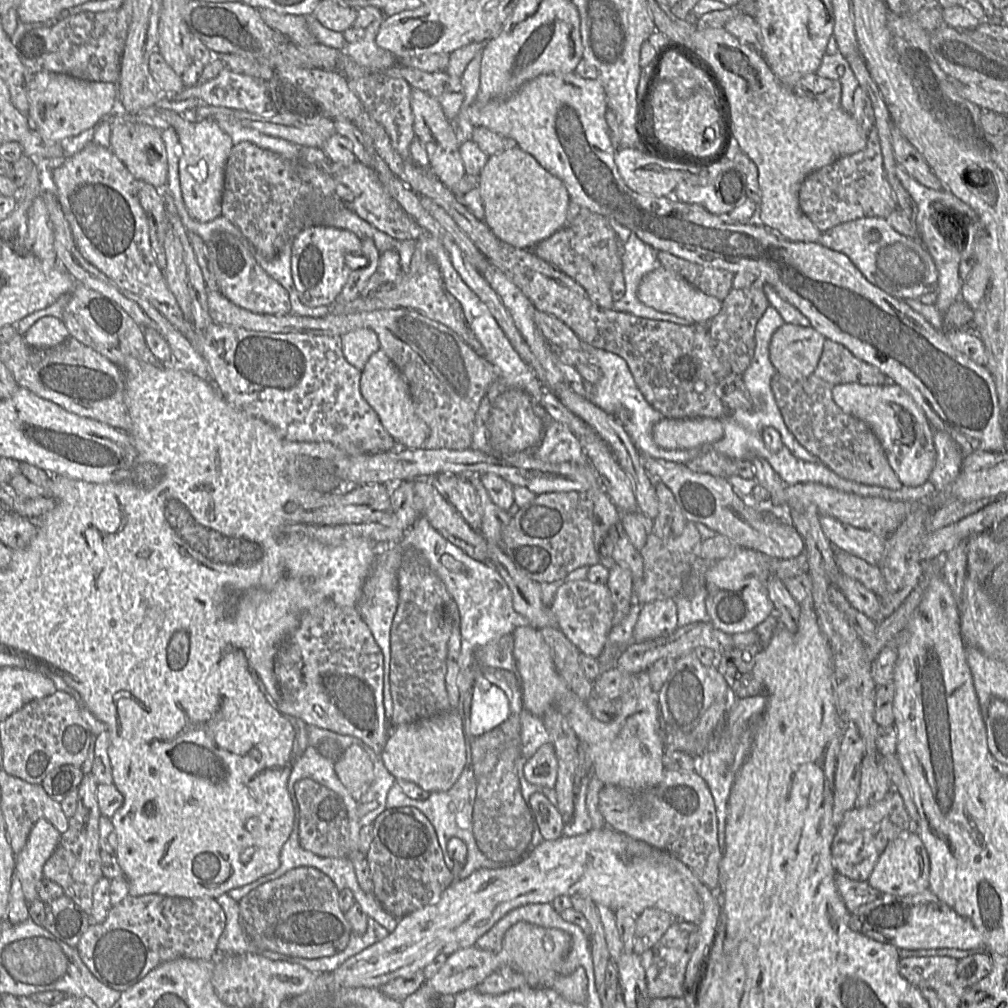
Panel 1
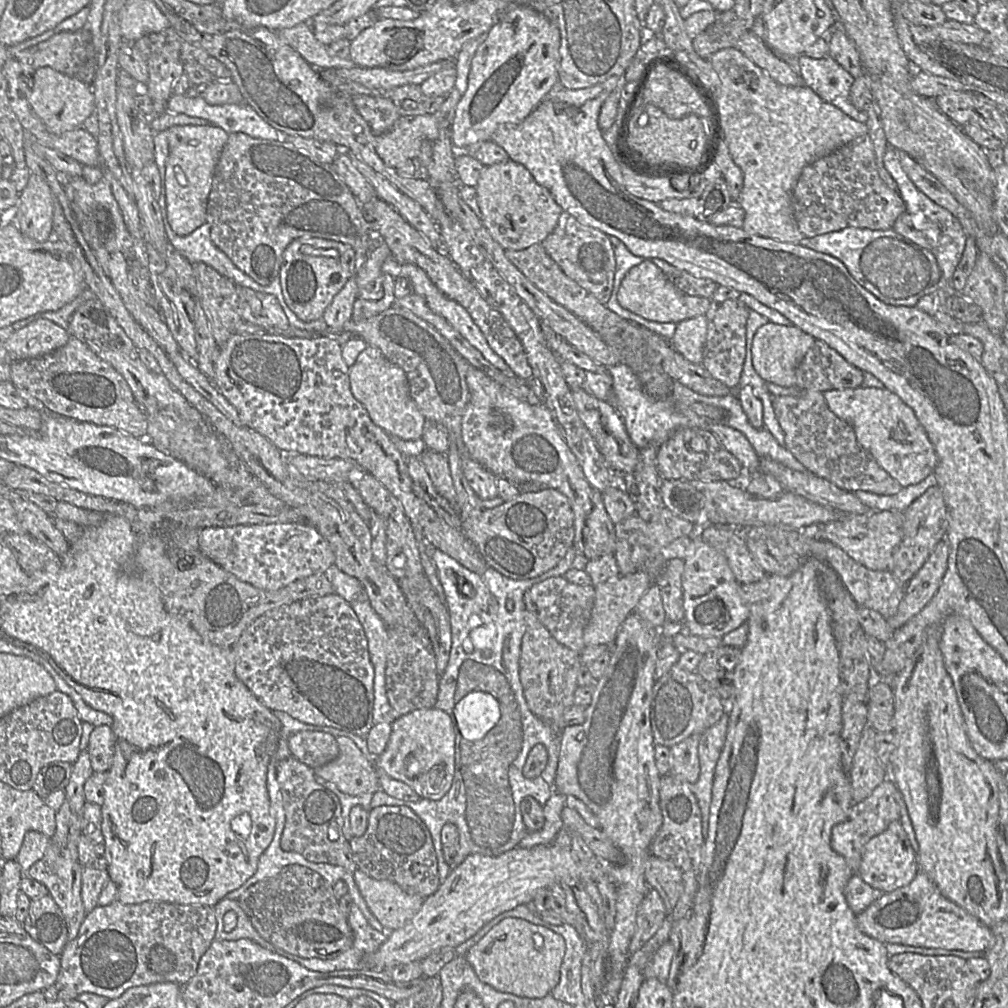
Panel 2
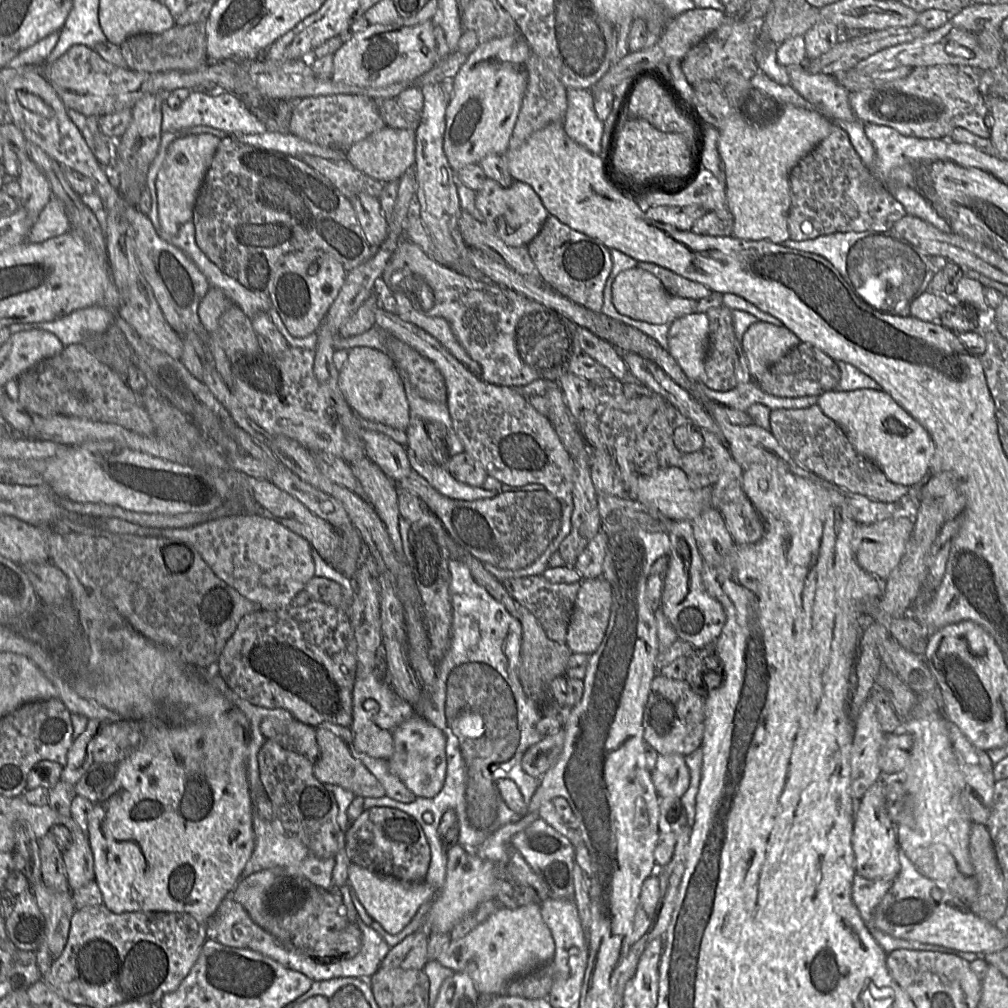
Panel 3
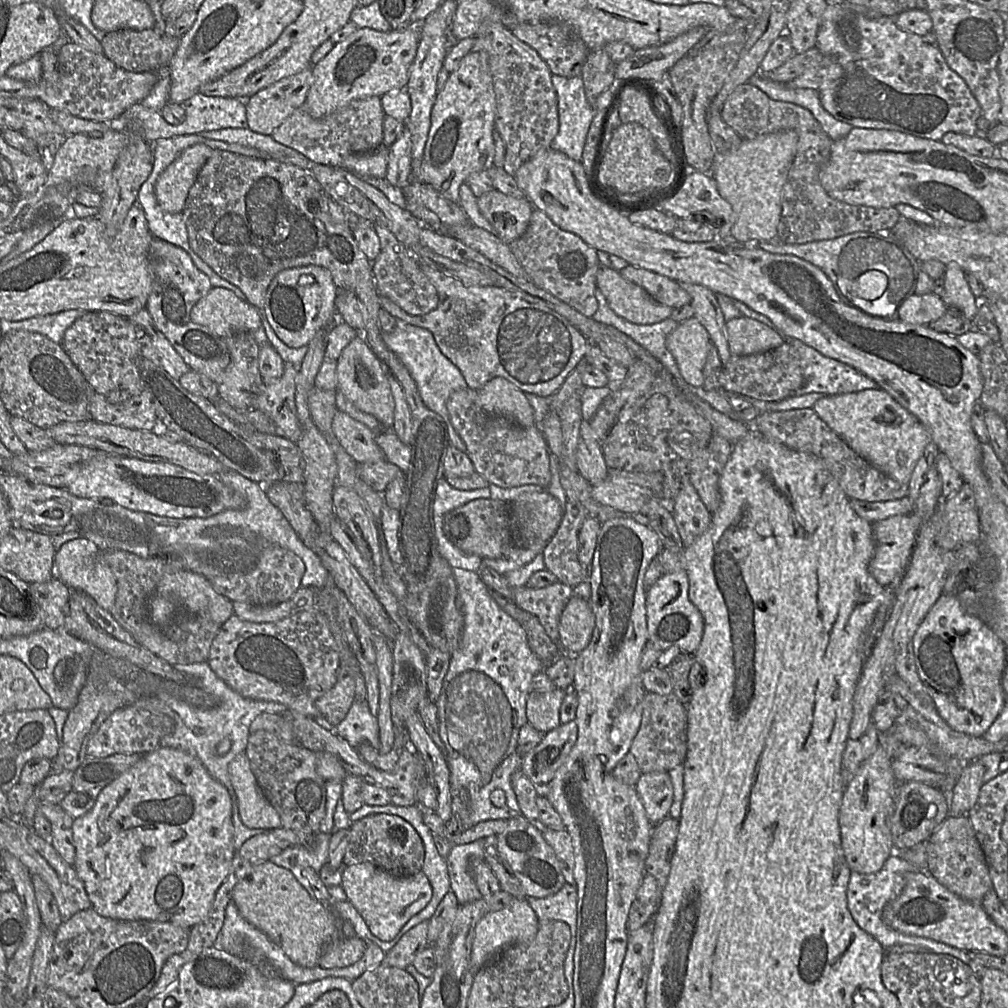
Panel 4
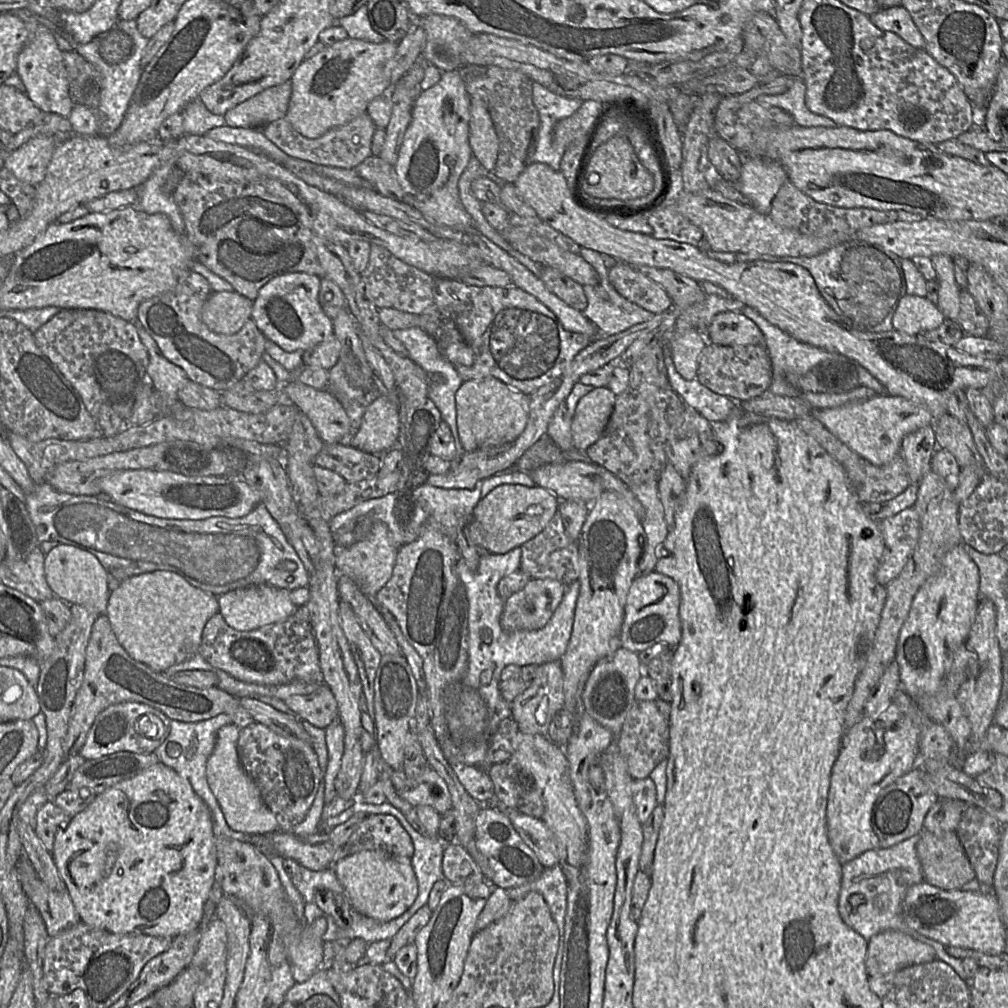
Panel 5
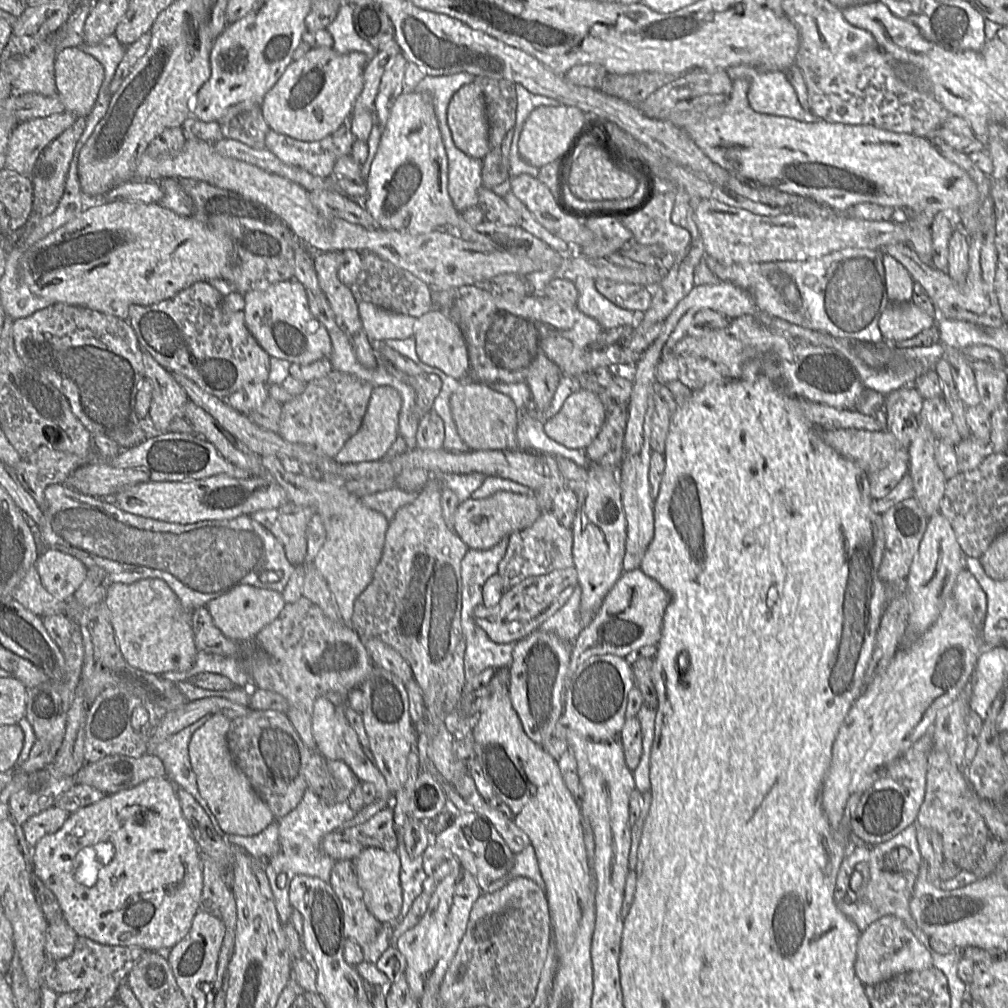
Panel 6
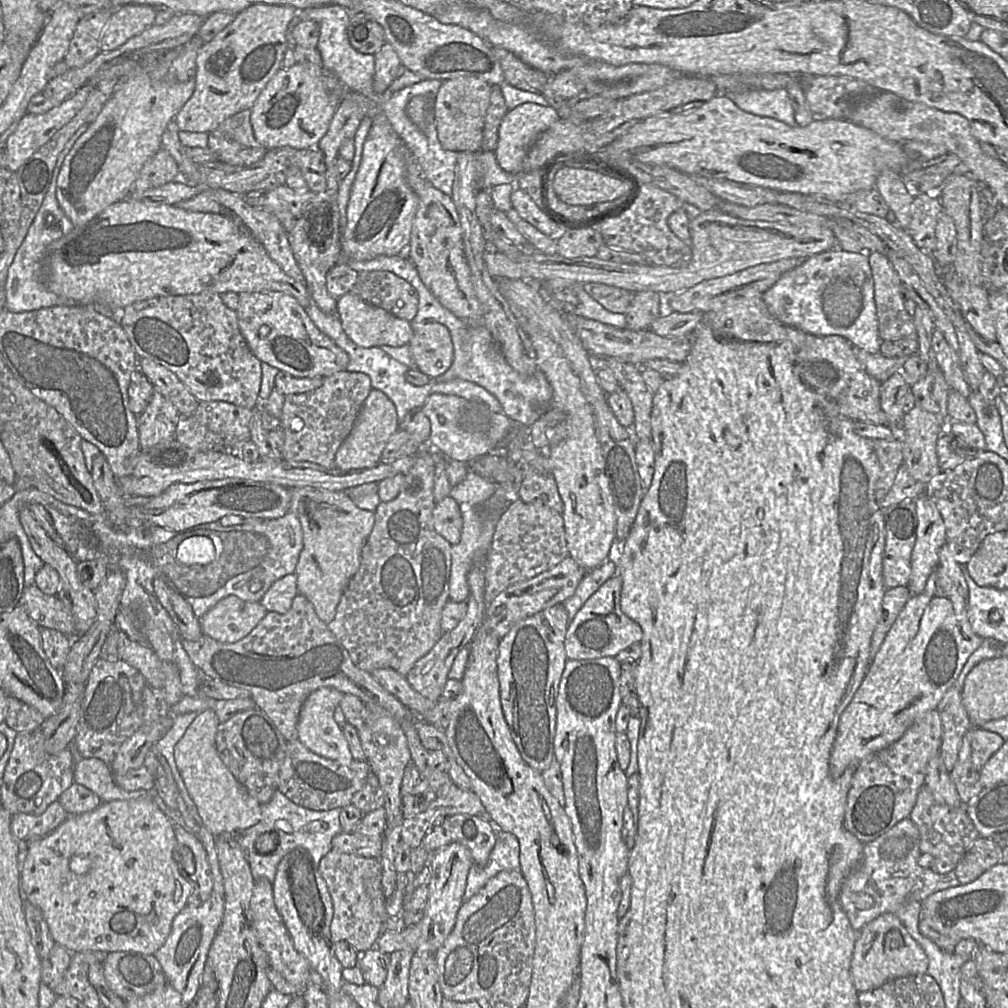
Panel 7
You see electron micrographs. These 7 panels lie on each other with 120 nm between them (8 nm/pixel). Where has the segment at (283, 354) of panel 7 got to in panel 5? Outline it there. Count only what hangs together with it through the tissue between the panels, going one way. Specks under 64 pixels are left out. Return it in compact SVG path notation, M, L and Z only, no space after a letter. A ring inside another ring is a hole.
M294 272L277 276L264 285L253 302L252 319L264 337L286 352L307 351L333 334L332 320L324 313L319 301L321 278L304 272Z

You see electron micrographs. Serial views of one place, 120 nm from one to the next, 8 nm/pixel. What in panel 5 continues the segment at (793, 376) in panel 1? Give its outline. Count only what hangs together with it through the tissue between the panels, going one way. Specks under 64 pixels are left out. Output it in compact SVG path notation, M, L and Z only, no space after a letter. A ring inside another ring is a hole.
M726 311L715 315L703 331L708 343L720 346L763 345L758 326L741 312Z

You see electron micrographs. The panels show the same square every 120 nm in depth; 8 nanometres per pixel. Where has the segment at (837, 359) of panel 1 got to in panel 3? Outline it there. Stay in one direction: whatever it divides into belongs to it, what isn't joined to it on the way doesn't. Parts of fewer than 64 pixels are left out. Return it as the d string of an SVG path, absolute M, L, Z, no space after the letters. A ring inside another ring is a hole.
M801 342L779 361L769 367L758 379L753 379L766 393L783 398L820 396L834 391L839 380L837 362L815 346Z

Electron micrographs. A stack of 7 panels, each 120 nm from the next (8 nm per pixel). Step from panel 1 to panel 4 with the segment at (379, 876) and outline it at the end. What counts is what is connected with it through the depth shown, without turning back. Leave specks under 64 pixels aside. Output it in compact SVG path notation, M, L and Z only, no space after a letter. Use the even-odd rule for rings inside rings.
M373 813L351 821L349 841L343 864L368 862L396 877L411 876L422 870L424 846L414 827L404 818L391 813Z

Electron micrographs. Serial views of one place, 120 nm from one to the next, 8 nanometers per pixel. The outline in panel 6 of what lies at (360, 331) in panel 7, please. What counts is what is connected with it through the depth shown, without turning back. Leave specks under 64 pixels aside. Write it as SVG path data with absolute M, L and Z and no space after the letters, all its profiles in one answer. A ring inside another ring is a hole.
M358 301L363 328L373 343L413 336L417 318Z

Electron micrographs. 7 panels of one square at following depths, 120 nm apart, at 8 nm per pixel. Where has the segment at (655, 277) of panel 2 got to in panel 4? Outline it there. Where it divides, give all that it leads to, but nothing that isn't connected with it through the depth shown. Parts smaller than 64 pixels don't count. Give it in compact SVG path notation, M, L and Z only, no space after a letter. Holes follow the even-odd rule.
M600 266L595 281L612 310L630 322L655 324L670 318L674 311L656 301L642 287L624 279L617 270Z

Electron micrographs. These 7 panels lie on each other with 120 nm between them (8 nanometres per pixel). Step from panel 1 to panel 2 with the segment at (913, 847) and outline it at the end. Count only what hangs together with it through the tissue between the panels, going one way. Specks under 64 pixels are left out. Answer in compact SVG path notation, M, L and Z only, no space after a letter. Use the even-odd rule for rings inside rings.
M893 821L885 831L866 843L857 874L871 887L887 893L908 885L918 872L917 854L908 835L899 821Z

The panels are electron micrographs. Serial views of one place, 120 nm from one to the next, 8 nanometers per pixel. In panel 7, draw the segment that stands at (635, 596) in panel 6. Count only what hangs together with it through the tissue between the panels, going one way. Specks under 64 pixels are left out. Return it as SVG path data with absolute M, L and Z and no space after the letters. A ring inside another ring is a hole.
M619 575L609 578L592 594L570 620L565 635L565 652L568 660L588 660L615 657L620 651L640 643L643 631L639 624L626 616L620 608L622 580Z

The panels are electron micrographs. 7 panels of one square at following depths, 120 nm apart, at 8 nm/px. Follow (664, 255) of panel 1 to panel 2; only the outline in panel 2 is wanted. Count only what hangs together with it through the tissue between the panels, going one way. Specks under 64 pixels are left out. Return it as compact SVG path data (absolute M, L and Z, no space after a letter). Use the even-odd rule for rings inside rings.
M657 258L648 260L653 262L677 289L690 296L711 299L719 287L718 284L709 279L697 278L686 271L677 269L664 260Z

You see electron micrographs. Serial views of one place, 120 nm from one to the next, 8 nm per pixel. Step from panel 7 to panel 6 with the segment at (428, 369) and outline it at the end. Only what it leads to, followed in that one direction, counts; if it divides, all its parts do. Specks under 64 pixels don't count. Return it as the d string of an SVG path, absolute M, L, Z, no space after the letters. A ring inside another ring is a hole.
M432 309L416 320L413 336L417 355L423 363L436 367L455 379L468 376L470 370L468 347L459 326L450 316L438 309Z

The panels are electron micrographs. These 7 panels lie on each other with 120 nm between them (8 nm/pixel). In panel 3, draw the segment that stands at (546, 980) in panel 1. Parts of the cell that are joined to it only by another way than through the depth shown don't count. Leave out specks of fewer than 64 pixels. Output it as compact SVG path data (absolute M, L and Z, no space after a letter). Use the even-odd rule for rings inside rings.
M530 903L518 908L499 908L466 936L451 940L436 961L470 975L479 994L504 994L510 981L551 961L555 948L552 933L542 919L540 904Z

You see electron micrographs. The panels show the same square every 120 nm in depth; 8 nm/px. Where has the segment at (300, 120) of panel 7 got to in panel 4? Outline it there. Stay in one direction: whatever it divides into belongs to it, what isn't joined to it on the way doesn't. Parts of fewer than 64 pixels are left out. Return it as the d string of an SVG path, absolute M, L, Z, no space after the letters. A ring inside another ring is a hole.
M419 26L403 30L379 32L358 29L318 63L311 66L313 83L304 103L313 118L322 118L347 106L353 100L383 96L405 90L420 42Z

